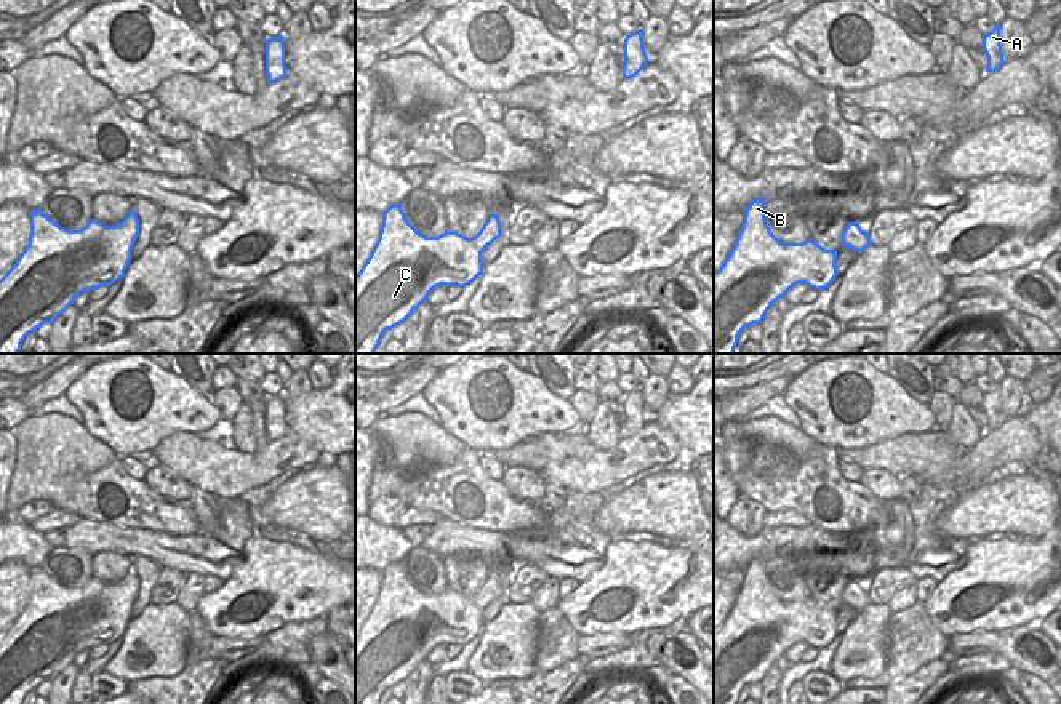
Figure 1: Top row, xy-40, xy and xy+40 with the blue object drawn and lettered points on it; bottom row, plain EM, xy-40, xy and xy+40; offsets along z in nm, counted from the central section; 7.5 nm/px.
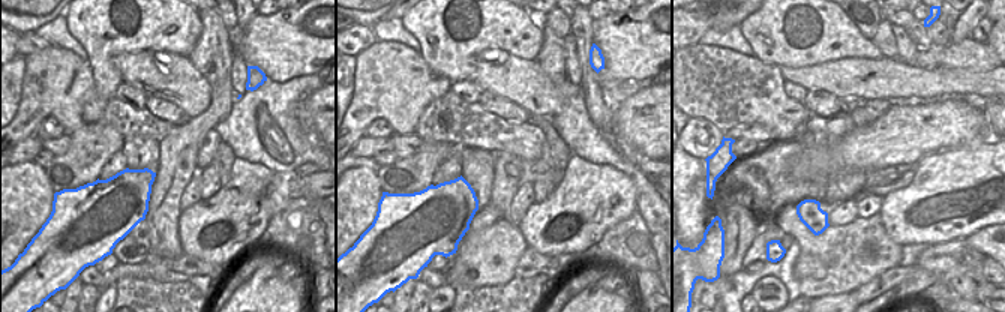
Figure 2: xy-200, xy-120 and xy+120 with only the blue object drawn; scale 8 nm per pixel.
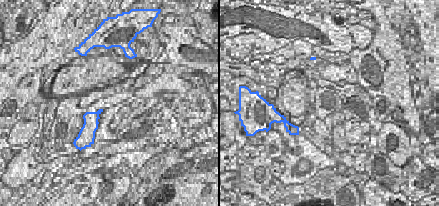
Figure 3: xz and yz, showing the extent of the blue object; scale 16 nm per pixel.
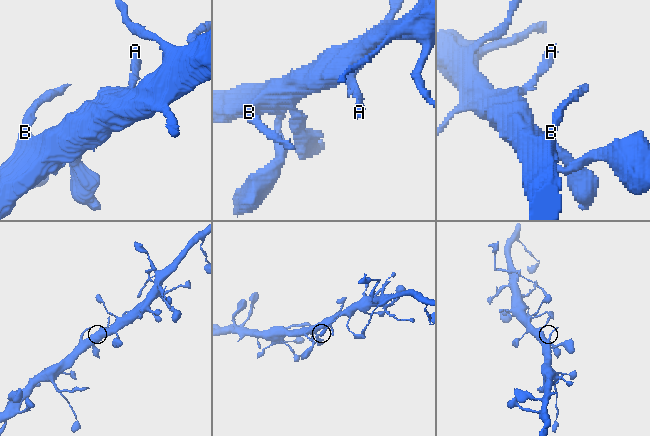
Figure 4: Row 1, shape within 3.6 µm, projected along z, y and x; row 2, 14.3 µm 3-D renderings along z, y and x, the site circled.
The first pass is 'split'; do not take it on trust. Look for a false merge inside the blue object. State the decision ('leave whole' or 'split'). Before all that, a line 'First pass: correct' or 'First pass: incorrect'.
First pass: incorrect
leave whole

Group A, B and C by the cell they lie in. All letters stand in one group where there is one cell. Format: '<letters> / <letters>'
A B C

